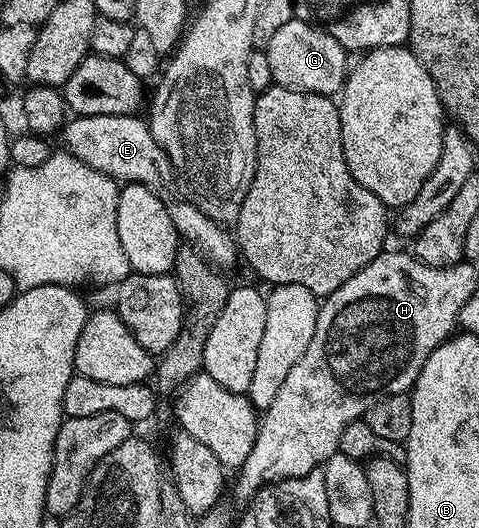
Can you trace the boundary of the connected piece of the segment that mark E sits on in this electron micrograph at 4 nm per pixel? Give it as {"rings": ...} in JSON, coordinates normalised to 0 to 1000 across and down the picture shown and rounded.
{"rings":[[[290,218],[150,220],[127,246],[129,280],[169,301],[169,309],[194,316],[194,324],[211,324],[240,343],[311,354],[311,362],[319,362],[319,369],[344,384],[353,415],[361,415],[361,430],[370,430],[376,451],[397,470],[409,472],[438,502],[459,513],[476,513],[489,506],[491,492],[497,496],[503,487],[489,447],[476,436],[472,441],[466,436],[472,432],[459,420],[436,415],[405,379],[388,371],[382,375],[372,366],[376,345],[353,294],[344,294],[336,271],[319,263],[313,235],[294,223]]]}

